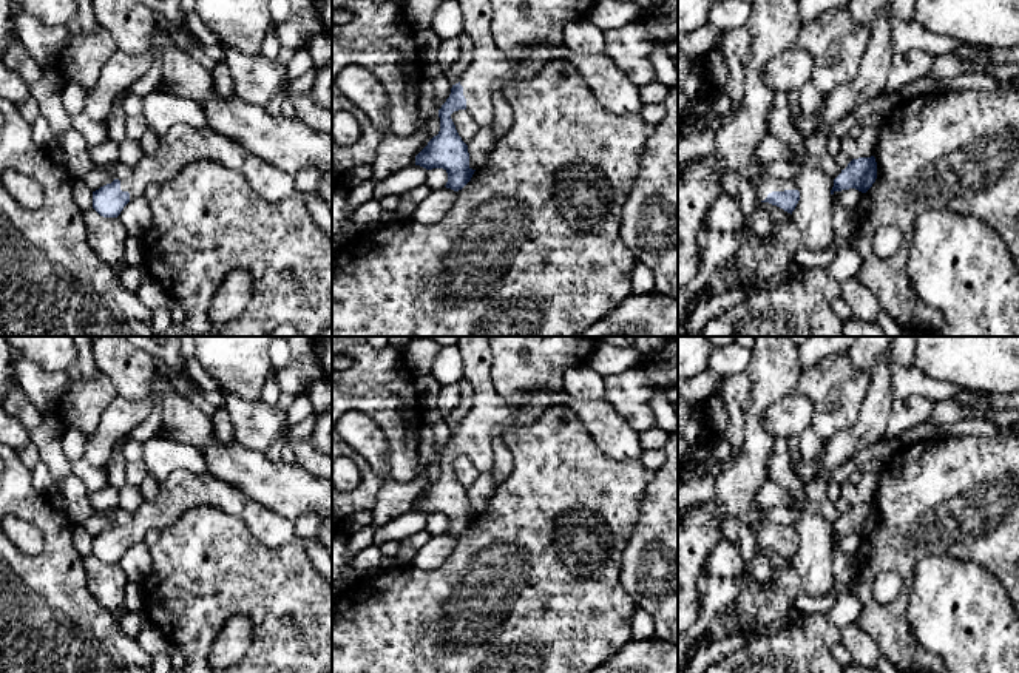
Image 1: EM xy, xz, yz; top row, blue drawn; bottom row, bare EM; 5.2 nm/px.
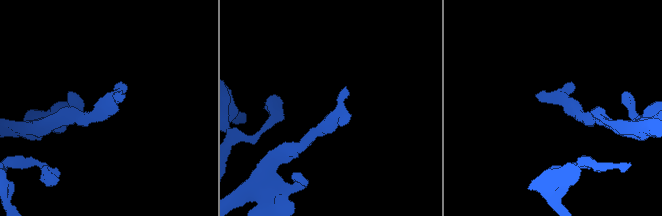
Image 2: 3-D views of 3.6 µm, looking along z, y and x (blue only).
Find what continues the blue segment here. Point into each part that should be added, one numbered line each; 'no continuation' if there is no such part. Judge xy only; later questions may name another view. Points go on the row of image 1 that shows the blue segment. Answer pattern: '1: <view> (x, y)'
1: xy (181, 145)

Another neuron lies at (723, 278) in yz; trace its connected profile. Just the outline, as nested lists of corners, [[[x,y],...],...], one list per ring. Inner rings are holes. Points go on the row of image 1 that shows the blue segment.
[[[727,261],[715,270],[712,279],[704,289],[707,293],[718,296],[729,292],[733,284],[735,284],[735,272],[730,262]]]

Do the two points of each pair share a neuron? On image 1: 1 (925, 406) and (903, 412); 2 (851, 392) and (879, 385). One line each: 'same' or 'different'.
1: same
2: different

